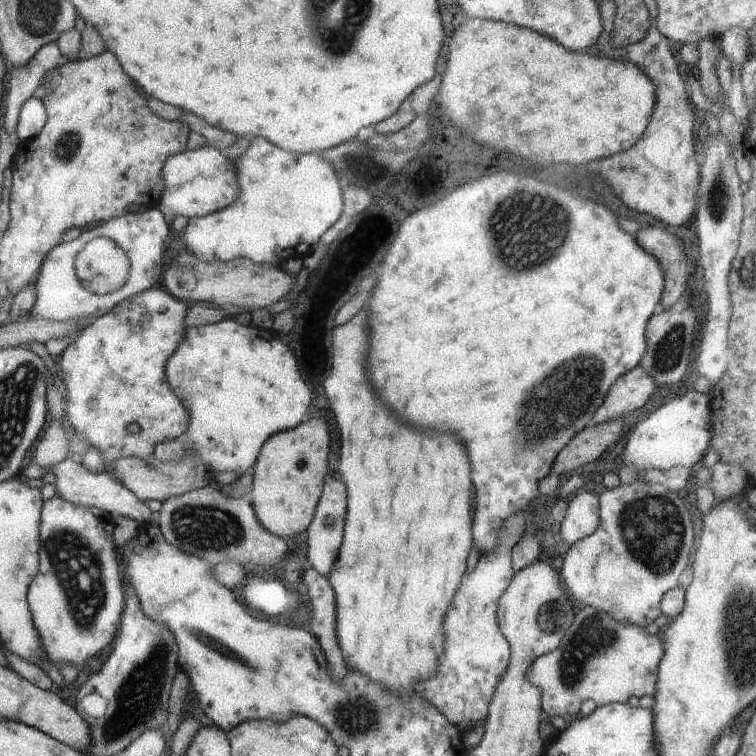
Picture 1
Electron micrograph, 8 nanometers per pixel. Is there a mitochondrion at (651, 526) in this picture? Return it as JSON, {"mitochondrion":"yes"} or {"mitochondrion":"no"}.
{"mitochondrion":"yes"}

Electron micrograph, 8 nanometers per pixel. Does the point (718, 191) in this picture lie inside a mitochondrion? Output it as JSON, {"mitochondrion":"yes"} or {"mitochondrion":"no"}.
{"mitochondrion":"yes"}

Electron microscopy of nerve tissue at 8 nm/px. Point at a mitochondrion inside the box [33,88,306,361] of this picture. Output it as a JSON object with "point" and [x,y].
{"point":[69,142]}

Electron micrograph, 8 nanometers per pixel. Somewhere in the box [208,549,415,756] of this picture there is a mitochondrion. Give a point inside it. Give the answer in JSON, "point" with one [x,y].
{"point":[358,717]}

